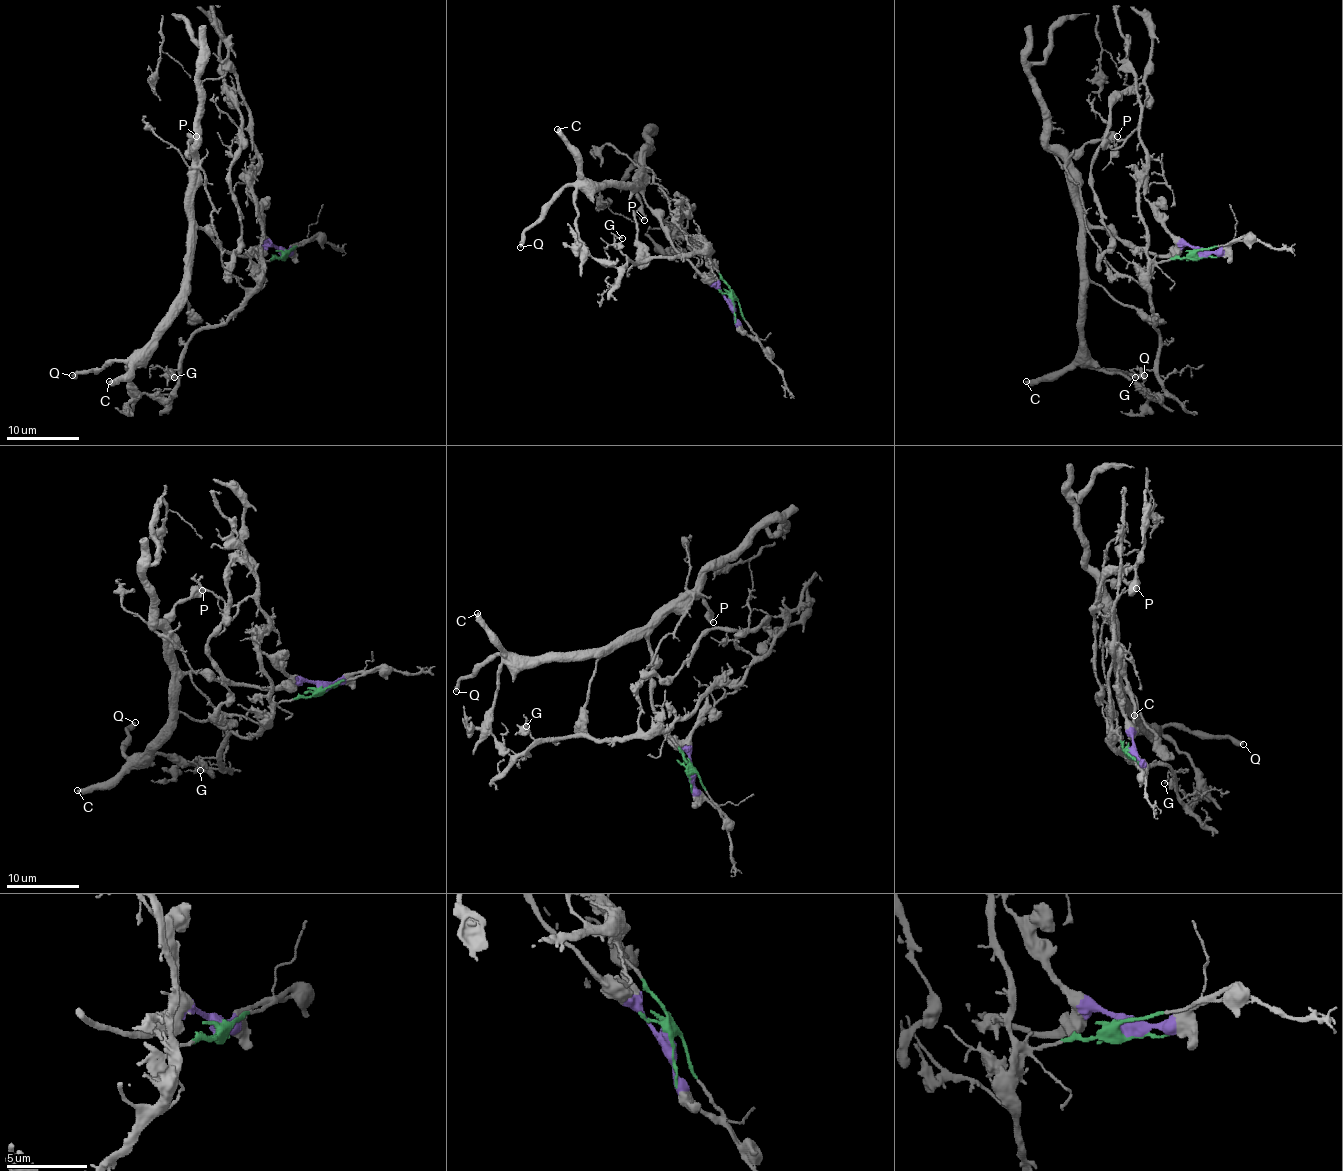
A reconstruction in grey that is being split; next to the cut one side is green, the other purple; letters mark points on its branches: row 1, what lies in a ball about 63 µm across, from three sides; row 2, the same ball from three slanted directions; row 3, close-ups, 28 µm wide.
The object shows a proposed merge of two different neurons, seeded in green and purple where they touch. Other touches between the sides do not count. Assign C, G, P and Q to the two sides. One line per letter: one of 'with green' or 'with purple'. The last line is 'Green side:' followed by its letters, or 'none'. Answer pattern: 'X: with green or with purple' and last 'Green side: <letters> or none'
C: with purple
G: with green
P: with purple
Q: with purple
Green side: G

